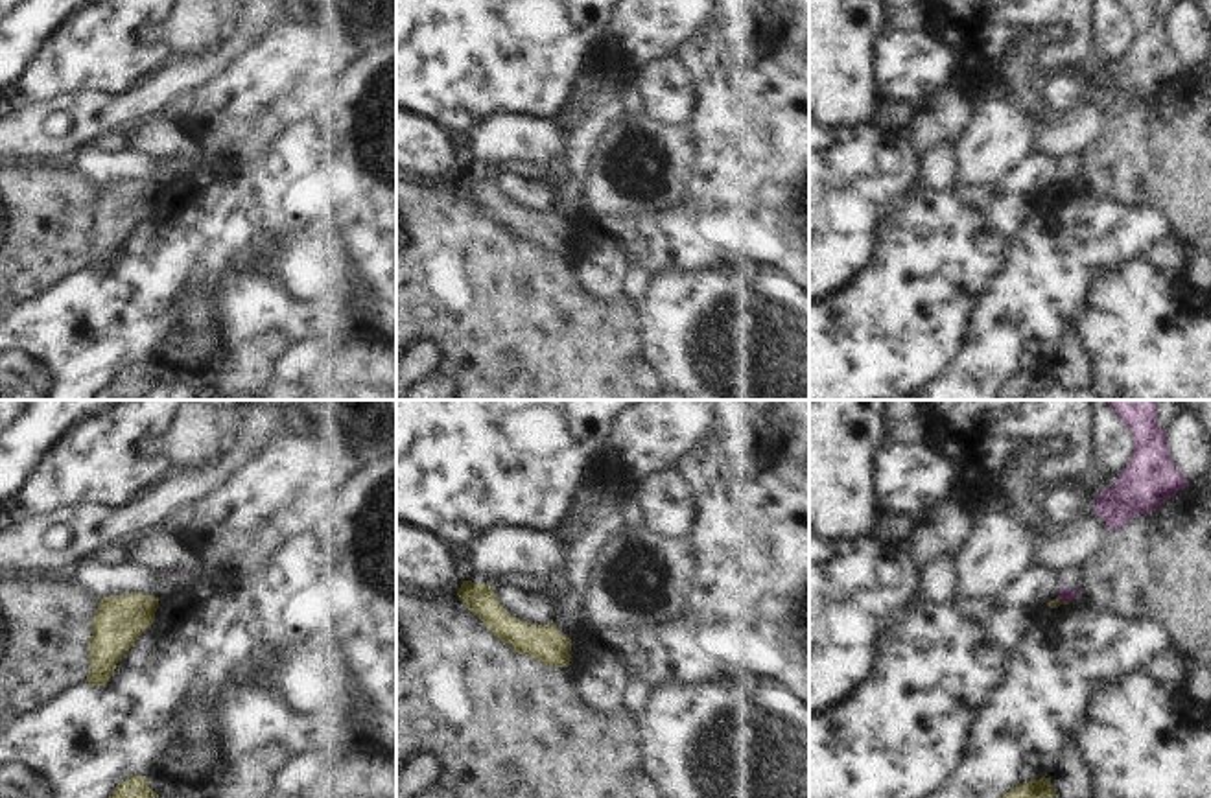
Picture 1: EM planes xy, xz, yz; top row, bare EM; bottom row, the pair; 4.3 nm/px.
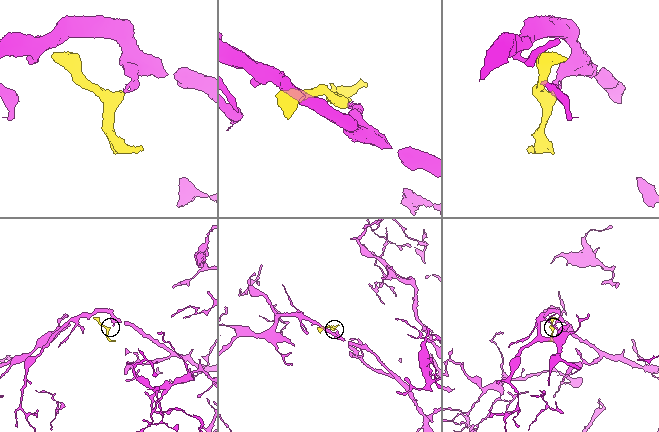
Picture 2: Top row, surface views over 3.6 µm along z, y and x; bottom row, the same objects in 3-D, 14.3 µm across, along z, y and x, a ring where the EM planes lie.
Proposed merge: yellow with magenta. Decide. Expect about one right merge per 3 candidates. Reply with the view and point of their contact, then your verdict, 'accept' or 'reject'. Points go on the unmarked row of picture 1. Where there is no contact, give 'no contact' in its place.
contact yz (1066, 188); reject

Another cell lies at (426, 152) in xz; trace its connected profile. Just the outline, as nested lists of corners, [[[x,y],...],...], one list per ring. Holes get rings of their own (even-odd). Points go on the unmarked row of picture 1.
[[[396,109],[396,173],[420,182],[457,179],[464,168],[461,140],[433,120]]]

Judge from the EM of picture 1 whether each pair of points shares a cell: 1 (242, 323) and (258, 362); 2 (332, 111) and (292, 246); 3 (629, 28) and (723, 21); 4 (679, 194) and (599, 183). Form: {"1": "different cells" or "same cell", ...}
{"1": "different cells", "2": "different cells", "3": "same cell", "4": "same cell"}

